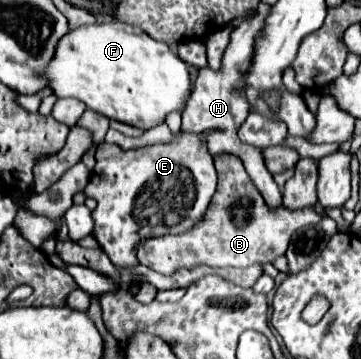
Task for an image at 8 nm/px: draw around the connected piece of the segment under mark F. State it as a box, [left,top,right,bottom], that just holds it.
[42,22,190,128]

